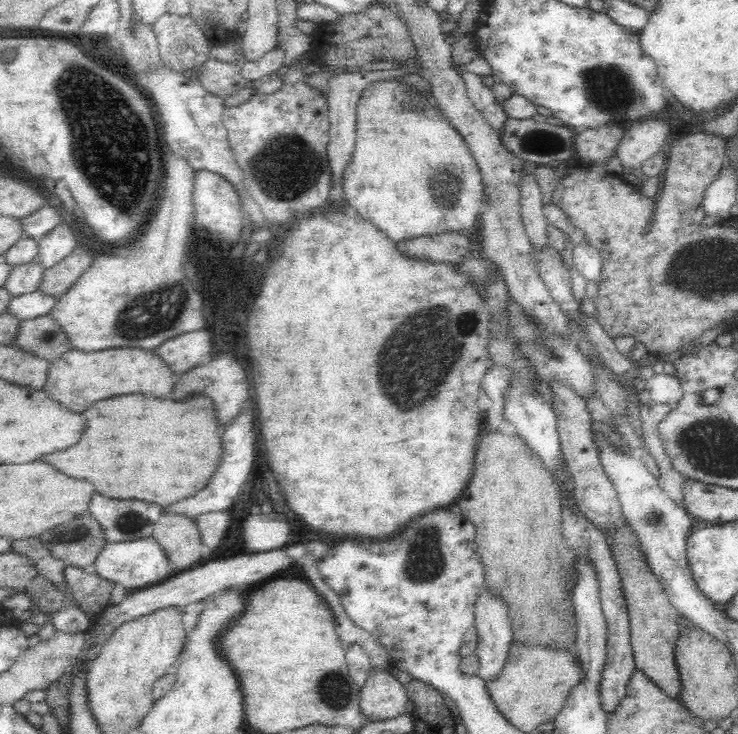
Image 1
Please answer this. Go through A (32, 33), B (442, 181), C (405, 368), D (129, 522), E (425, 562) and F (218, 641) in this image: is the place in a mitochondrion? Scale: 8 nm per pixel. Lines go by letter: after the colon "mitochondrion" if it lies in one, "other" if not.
A: other
B: mitochondrion
C: mitochondrion
D: mitochondrion
E: mitochondrion
F: other

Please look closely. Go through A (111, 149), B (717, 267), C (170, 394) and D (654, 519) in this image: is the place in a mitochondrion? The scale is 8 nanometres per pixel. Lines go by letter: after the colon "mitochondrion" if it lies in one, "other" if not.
A: mitochondrion
B: mitochondrion
C: other
D: mitochondrion

